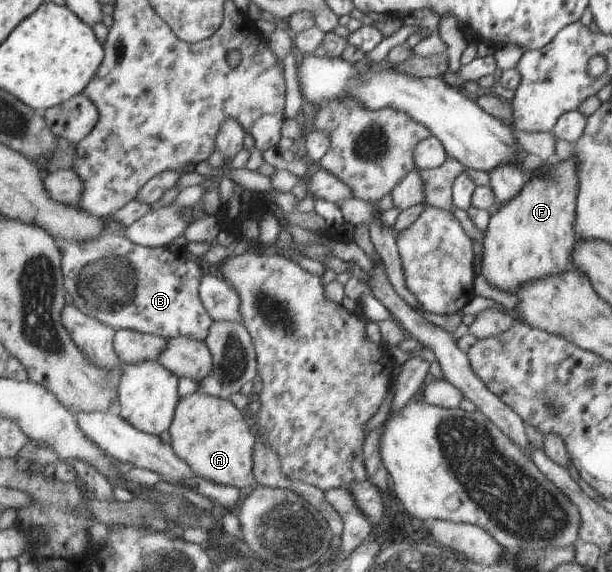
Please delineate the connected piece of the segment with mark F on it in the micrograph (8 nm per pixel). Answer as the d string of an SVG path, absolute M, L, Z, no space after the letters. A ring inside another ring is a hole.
M574 155L571 159L560 162L554 158L549 160L547 163L539 163L540 170L542 173L537 176L534 174L531 178L527 179L526 182L523 184L523 187L521 188L521 191L511 200L509 200L506 204L503 204L502 206L495 207L495 211L492 211L490 214L490 218L488 219L484 236L482 240L482 255L480 257L480 265L481 270L480 274L487 280L487 283L491 285L491 287L494 287L495 289L498 289L502 292L507 292L508 294L515 294L518 289L525 284L528 284L529 282L532 282L533 280L538 280L541 278L546 278L549 276L556 276L557 274L562 274L563 272L567 271L569 269L570 262L571 262L571 253L572 248L575 246L575 240L577 239L576 235L573 232L573 224L575 222L575 208L576 208L576 195L577 195L577 163L576 158Z

